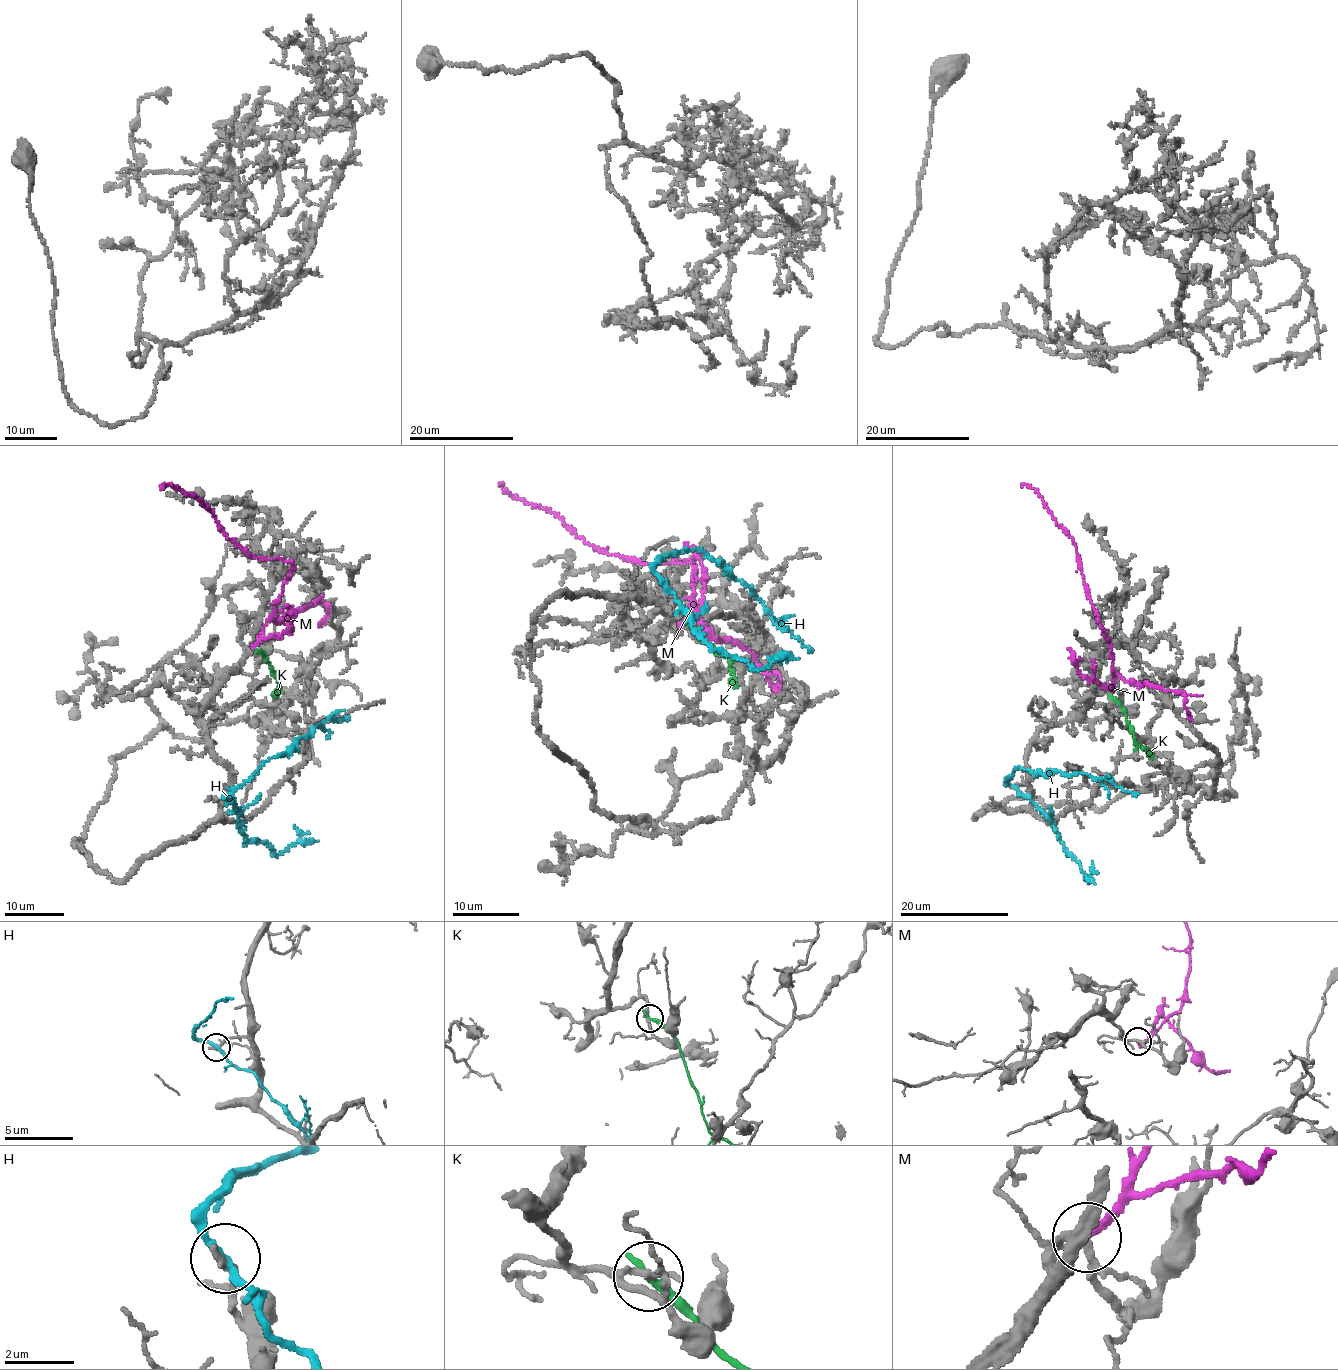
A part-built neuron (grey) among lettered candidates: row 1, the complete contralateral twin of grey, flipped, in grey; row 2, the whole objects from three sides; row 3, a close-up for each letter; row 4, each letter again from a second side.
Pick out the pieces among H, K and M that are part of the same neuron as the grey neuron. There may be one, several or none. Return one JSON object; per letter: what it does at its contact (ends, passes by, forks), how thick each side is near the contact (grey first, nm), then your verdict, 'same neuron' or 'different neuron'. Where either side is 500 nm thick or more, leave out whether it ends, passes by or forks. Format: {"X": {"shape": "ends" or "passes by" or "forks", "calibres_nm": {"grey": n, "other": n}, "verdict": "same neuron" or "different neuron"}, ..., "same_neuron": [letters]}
{"H": {"shape": "passes by", "calibres_nm": {"grey": 240, "other": 200}, "verdict": "different neuron"}, "K": {"shape": "ends", "calibres_nm": {"grey": 140, "other": 300}, "verdict": "different neuron"}, "M": {"shape": "ends", "calibres_nm": {"grey": 160, "other": 240}, "verdict": "different neuron"}, "same_neuron": []}

